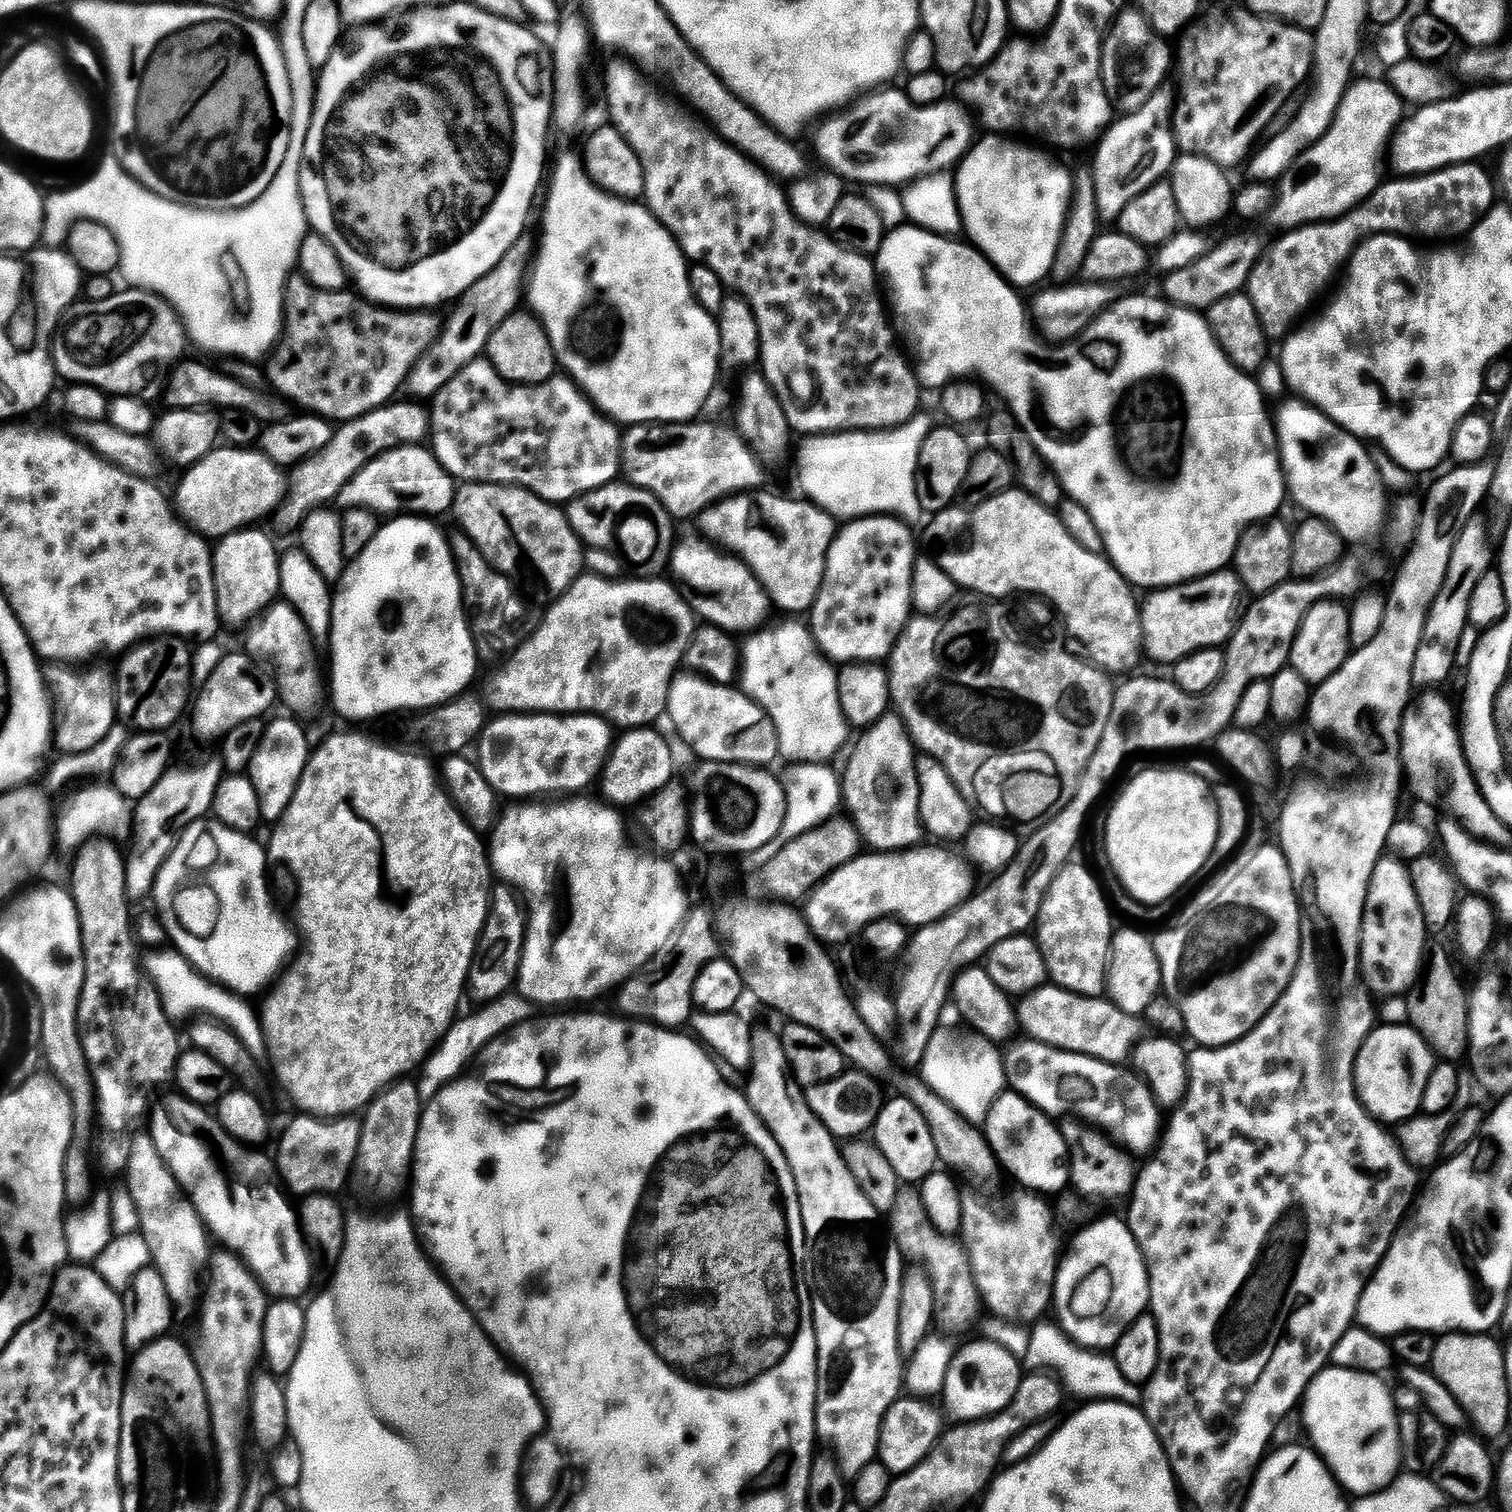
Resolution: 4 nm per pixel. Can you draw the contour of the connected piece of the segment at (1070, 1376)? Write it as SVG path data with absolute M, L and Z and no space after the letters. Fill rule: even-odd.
M1037 1323L1027 1337L1025 1356L1022 1359L1025 1369L1047 1370L1049 1373L1055 1374L1061 1385L1064 1385L1071 1395L1073 1392L1080 1402L1115 1400L1117 1404L1133 1406L1141 1403L1141 1385L1122 1378L1122 1370L1118 1370L1118 1362L1111 1355L1103 1356L1100 1352L1087 1352L1086 1349L1071 1344L1064 1337L1067 1335L1062 1331L1059 1323L1048 1323Z

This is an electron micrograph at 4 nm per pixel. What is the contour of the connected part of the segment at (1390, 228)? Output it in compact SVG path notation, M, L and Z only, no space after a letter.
M1476 162L1454 164L1425 176L1392 178L1396 180L1381 183L1345 216L1322 224L1307 224L1305 228L1281 235L1280 241L1256 261L1248 276L1246 294L1254 302L1264 335L1272 342L1283 341L1293 331L1295 320L1323 294L1336 271L1347 265L1352 253L1370 236L1387 234L1417 241L1436 240L1432 242L1467 237L1498 200L1493 177L1488 177L1487 170L1480 166Z

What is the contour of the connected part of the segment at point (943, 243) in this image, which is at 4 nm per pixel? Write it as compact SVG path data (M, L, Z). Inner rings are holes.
M984 134L981 140L979 137L973 143L955 169L956 203L960 206L962 228L965 233L968 231L969 238L980 247L981 254L974 247L958 242L959 239L931 232L919 225L905 224L906 226L894 231L891 229L885 235L880 251L874 257L874 263L886 288L888 283L888 288L892 291L892 304L896 307L897 316L894 318L894 328L909 355L913 356L911 359L917 380L925 389L939 390L953 383L957 378L972 378L975 377L972 376L975 372L980 372L979 379L989 389L992 387L994 391L1000 392L1004 384L1008 387L1004 392L1004 400L1008 404L1016 400L1016 392L1012 389L1015 384L1020 384L1020 396L1024 400L1031 398L1033 388L1044 403L1045 418L1056 427L1056 432L1040 432L1044 428L1044 416L1038 409L1020 408L1015 409L1014 415L1021 432L1027 434L1028 441L1047 460L1048 467L1060 480L1061 489L1077 504L1083 506L1090 514L1090 518L1094 518L1104 539L1104 552L1107 559L1111 560L1124 579L1137 589L1175 588L1190 580L1198 580L1201 576L1209 576L1211 572L1227 569L1233 563L1236 547L1243 532L1254 524L1275 517L1279 513L1276 511L1284 504L1284 496L1286 500L1286 481L1276 443L1276 429L1270 419L1270 408L1268 412L1267 406L1264 405L1266 396L1251 375L1229 365L1227 354L1220 351L1218 342L1212 337L1207 319L1201 313L1191 312L1189 308L1179 308L1163 298L1155 300L1152 296L1128 296L1125 300L1124 297L1117 299L1112 307L1104 309L1093 320L1092 325L1085 332L1059 346L1049 346L1047 341L1034 333L1033 325L1028 319L1026 304L1023 304L1015 290L994 267L1008 280L1045 279L1047 281L1052 271L1052 263L1055 260L1055 252L1058 250L1060 234L1063 232L1064 219L1068 212L1072 176L1058 161L1051 160L1046 153L1039 152L1036 148L1039 147L1016 138L1009 138L1004 134Z

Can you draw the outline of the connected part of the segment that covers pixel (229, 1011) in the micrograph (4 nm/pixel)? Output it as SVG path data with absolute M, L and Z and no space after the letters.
M156 952L145 957L145 973L152 980L159 991L160 1001L169 1017L173 1020L193 1016L207 1016L225 1022L225 1025L234 1032L246 1050L258 1062L263 1061L268 1055L268 1048L265 1046L263 1025L259 1017L252 1012L241 997L227 991L221 986L213 984L207 977L202 976L189 964L184 956L177 952L160 954Z

